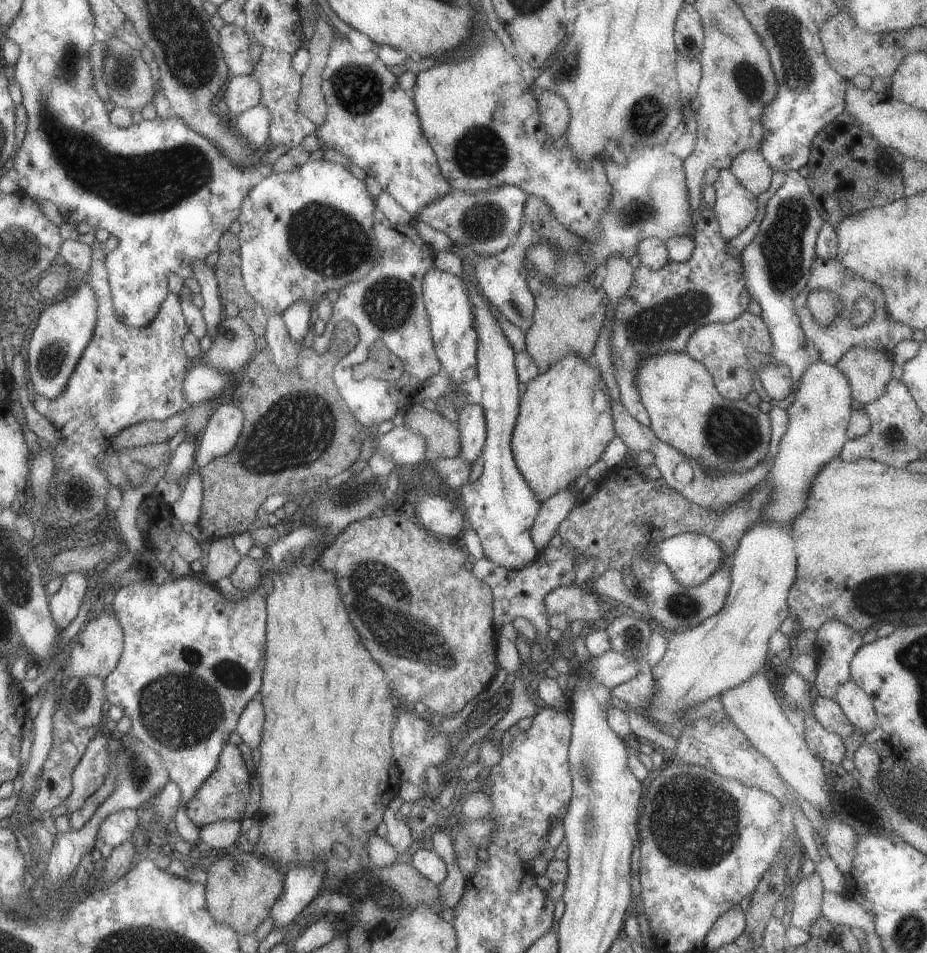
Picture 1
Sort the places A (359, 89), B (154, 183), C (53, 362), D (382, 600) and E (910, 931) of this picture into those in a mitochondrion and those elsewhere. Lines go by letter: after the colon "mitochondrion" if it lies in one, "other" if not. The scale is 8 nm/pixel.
A: mitochondrion
B: mitochondrion
C: mitochondrion
D: mitochondrion
E: mitochondrion

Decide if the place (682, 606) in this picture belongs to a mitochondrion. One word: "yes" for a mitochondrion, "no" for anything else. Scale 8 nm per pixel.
yes

